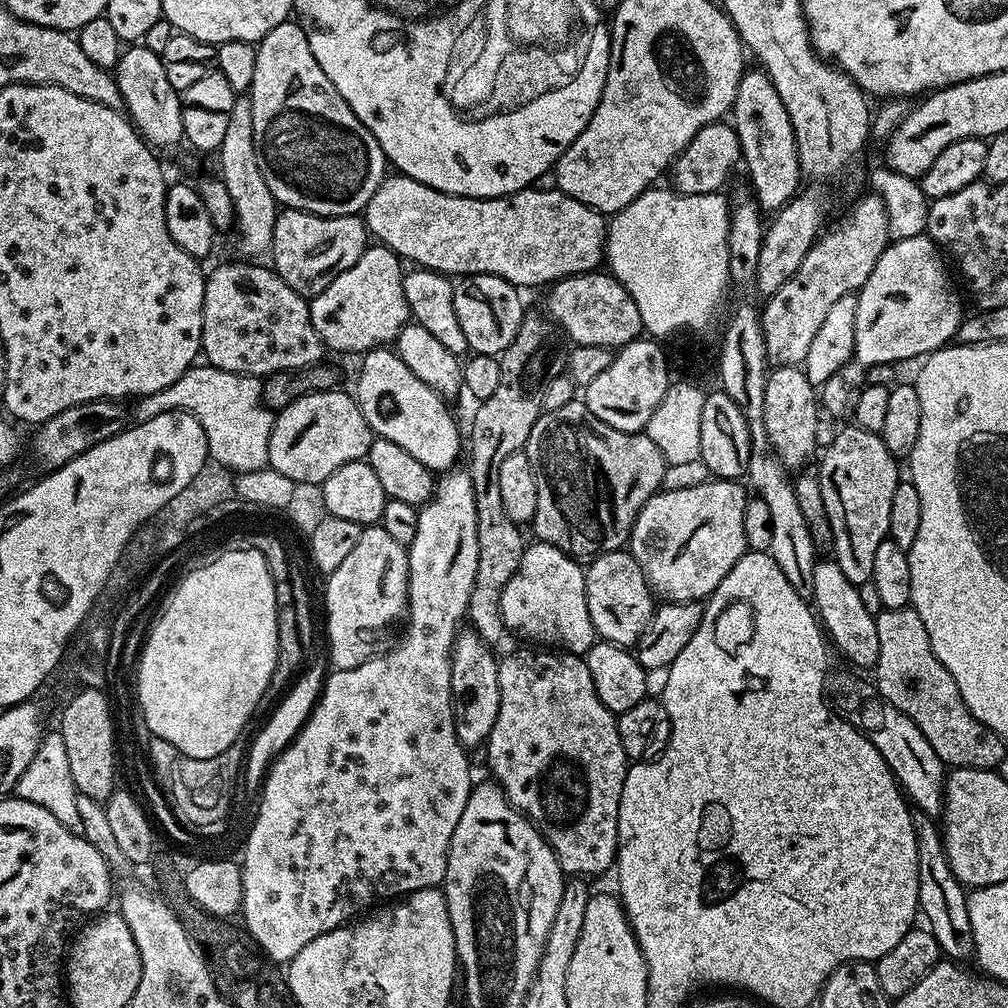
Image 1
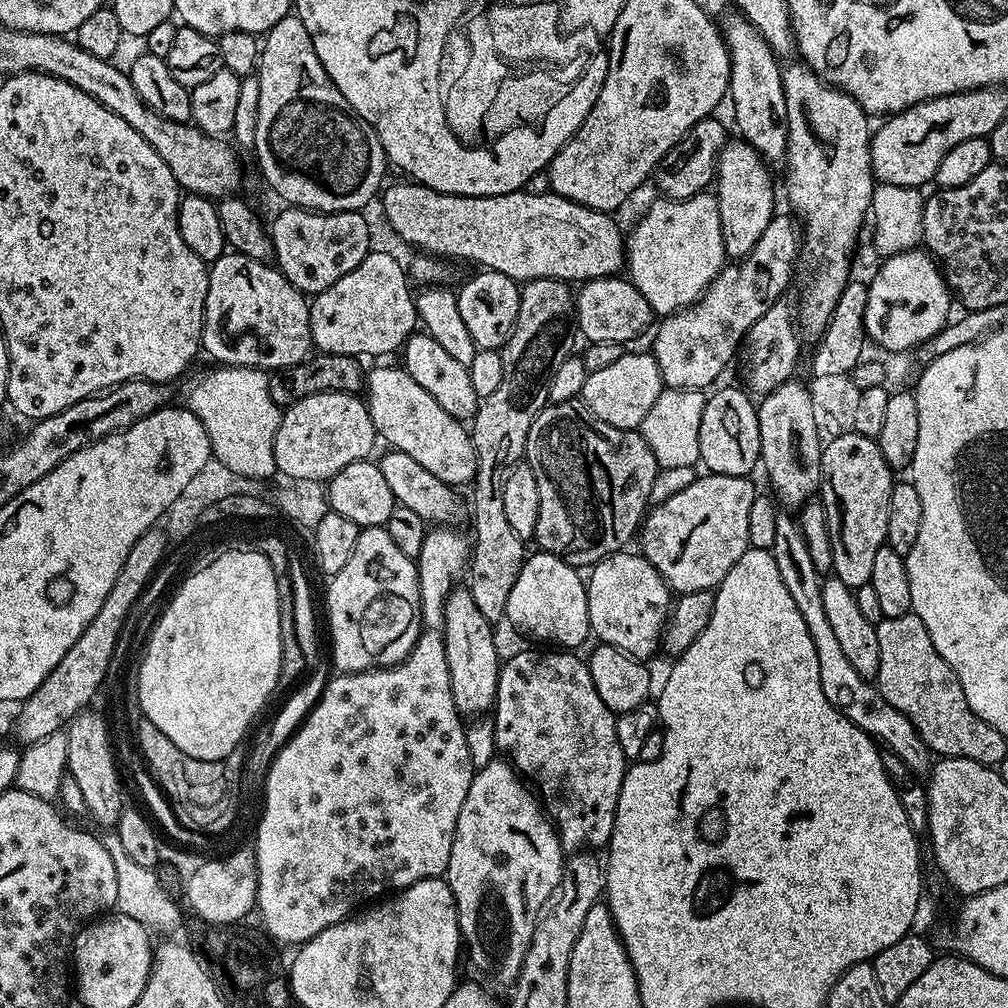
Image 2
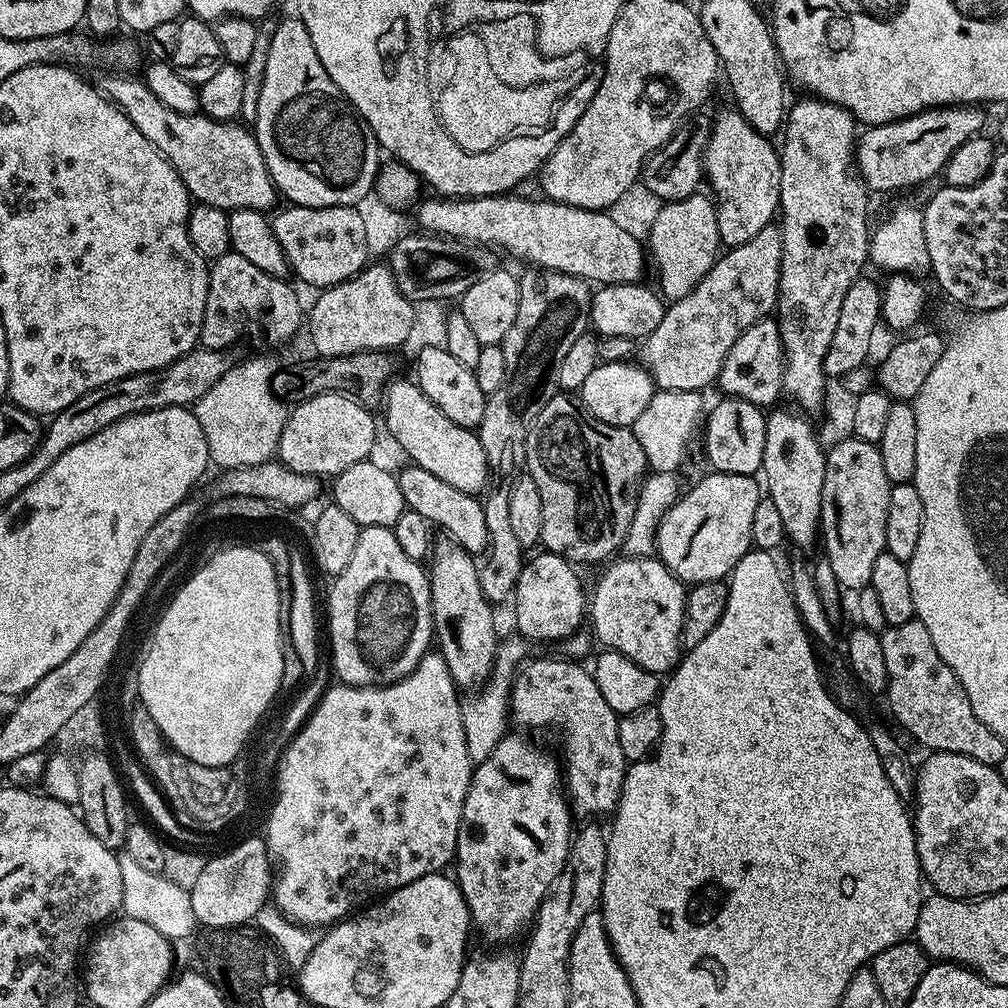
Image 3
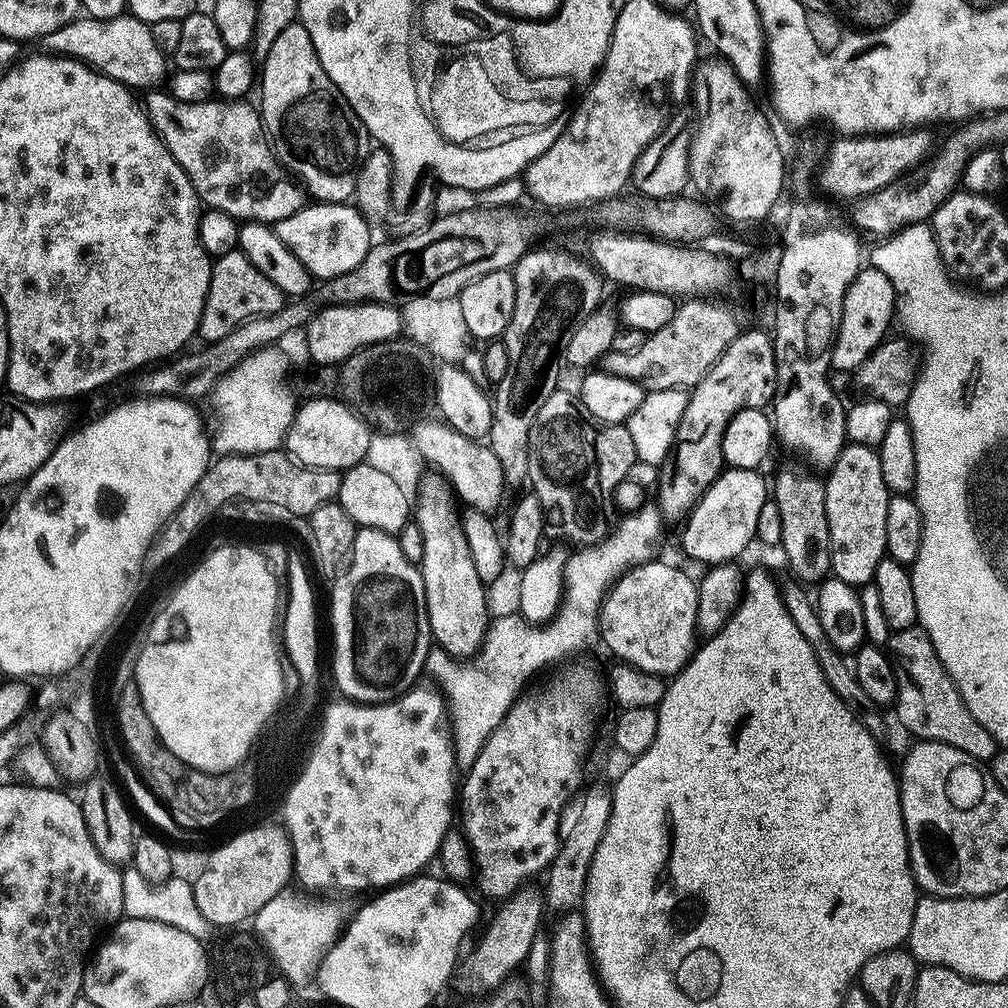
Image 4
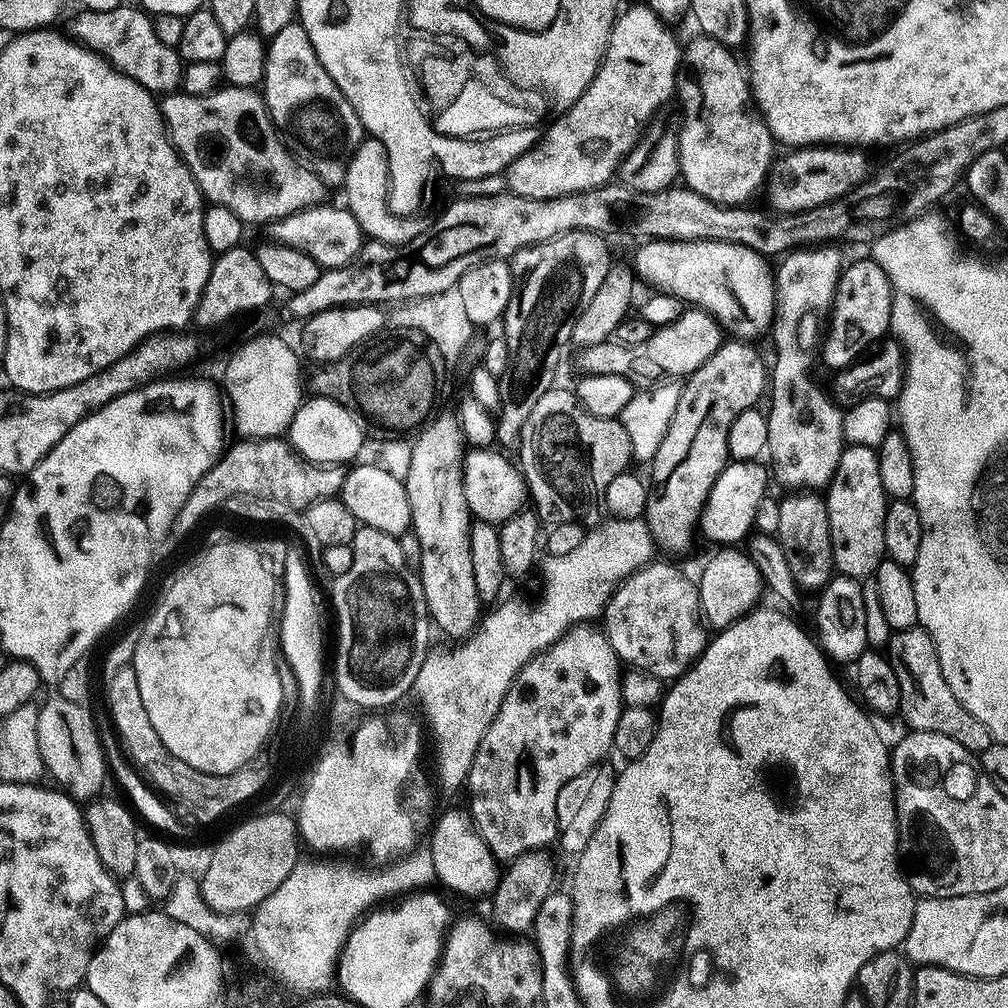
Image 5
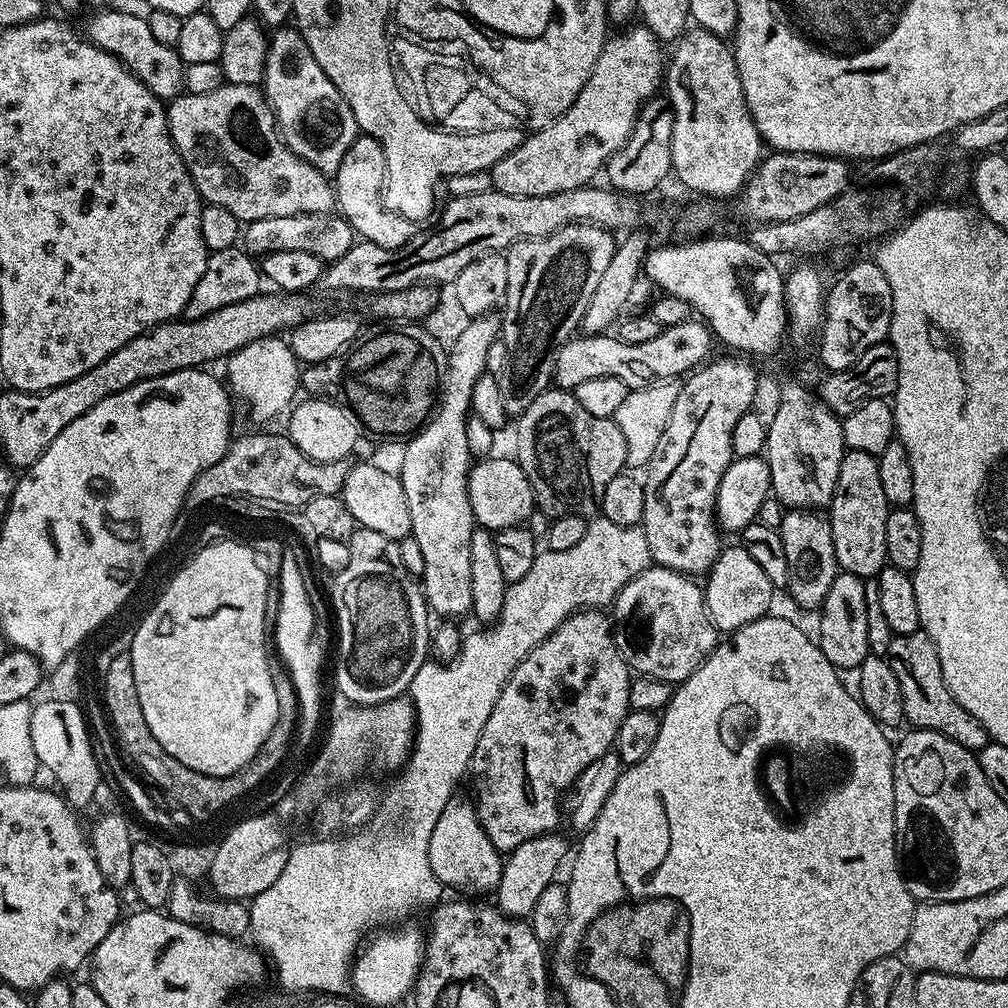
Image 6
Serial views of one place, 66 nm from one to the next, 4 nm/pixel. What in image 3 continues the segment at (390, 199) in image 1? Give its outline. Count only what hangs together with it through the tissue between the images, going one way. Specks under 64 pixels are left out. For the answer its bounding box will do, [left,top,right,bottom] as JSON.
[416,194,646,286]

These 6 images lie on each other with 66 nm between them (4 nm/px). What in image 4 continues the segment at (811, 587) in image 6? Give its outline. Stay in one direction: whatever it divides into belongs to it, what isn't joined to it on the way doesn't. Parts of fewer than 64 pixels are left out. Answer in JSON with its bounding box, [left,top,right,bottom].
[770,472,832,582]

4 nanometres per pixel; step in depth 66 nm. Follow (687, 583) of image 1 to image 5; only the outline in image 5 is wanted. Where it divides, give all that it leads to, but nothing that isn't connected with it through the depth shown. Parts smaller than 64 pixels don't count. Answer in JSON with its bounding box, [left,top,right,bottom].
[698,462,770,546]

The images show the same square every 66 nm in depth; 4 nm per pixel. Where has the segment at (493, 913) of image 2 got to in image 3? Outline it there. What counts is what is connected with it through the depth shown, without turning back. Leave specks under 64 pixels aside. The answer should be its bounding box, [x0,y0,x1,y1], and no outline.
[454,734,574,946]

